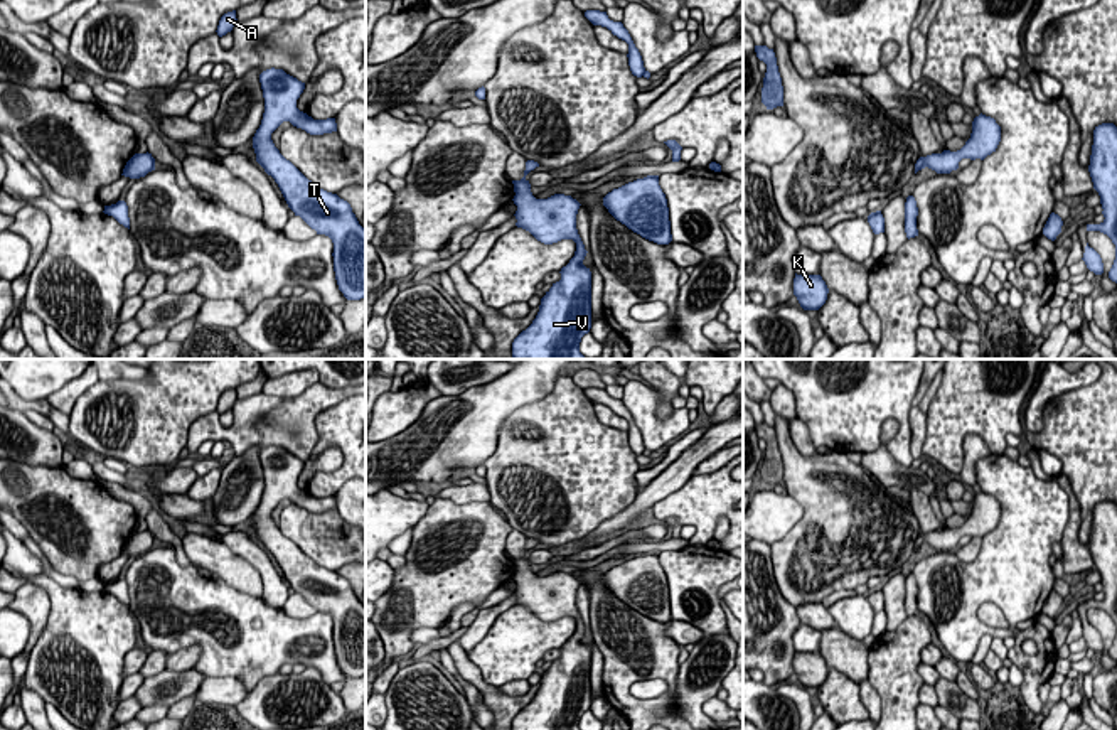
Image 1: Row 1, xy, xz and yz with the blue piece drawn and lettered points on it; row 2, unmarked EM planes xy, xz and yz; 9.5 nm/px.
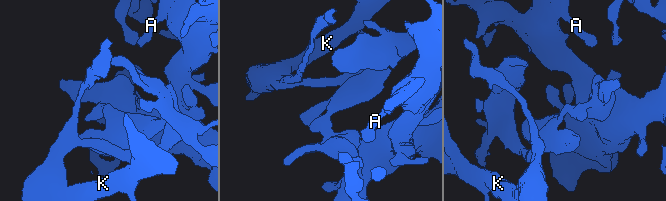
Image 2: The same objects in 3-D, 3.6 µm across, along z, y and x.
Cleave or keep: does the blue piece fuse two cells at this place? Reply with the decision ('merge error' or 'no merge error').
merge error

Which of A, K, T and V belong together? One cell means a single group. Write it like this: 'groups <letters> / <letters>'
groups A T V / K

